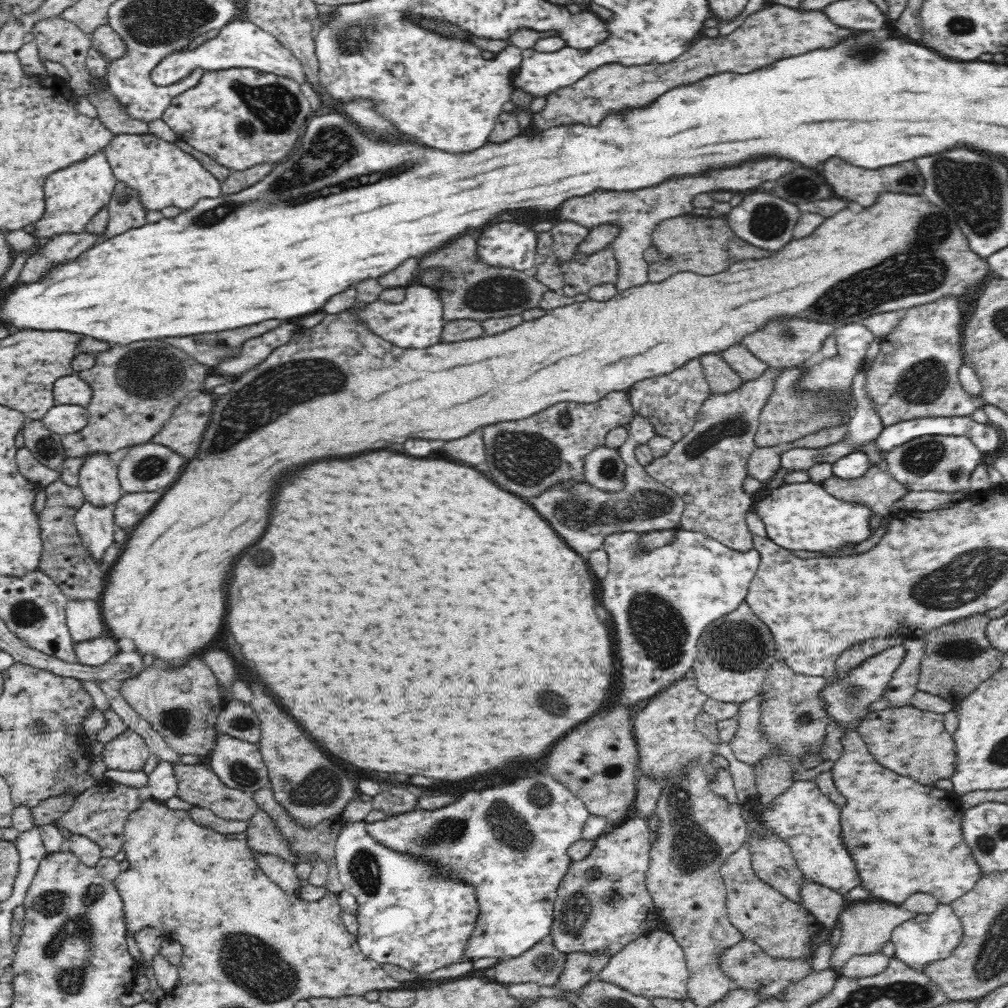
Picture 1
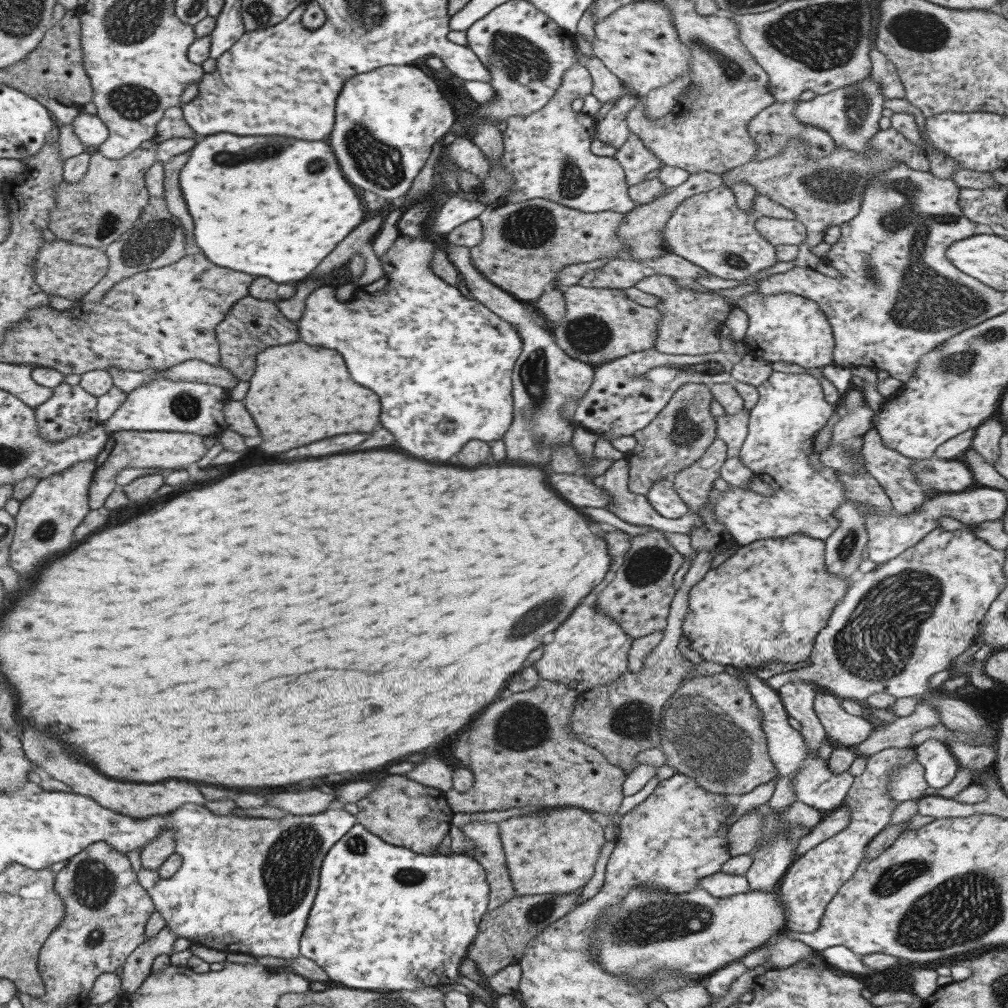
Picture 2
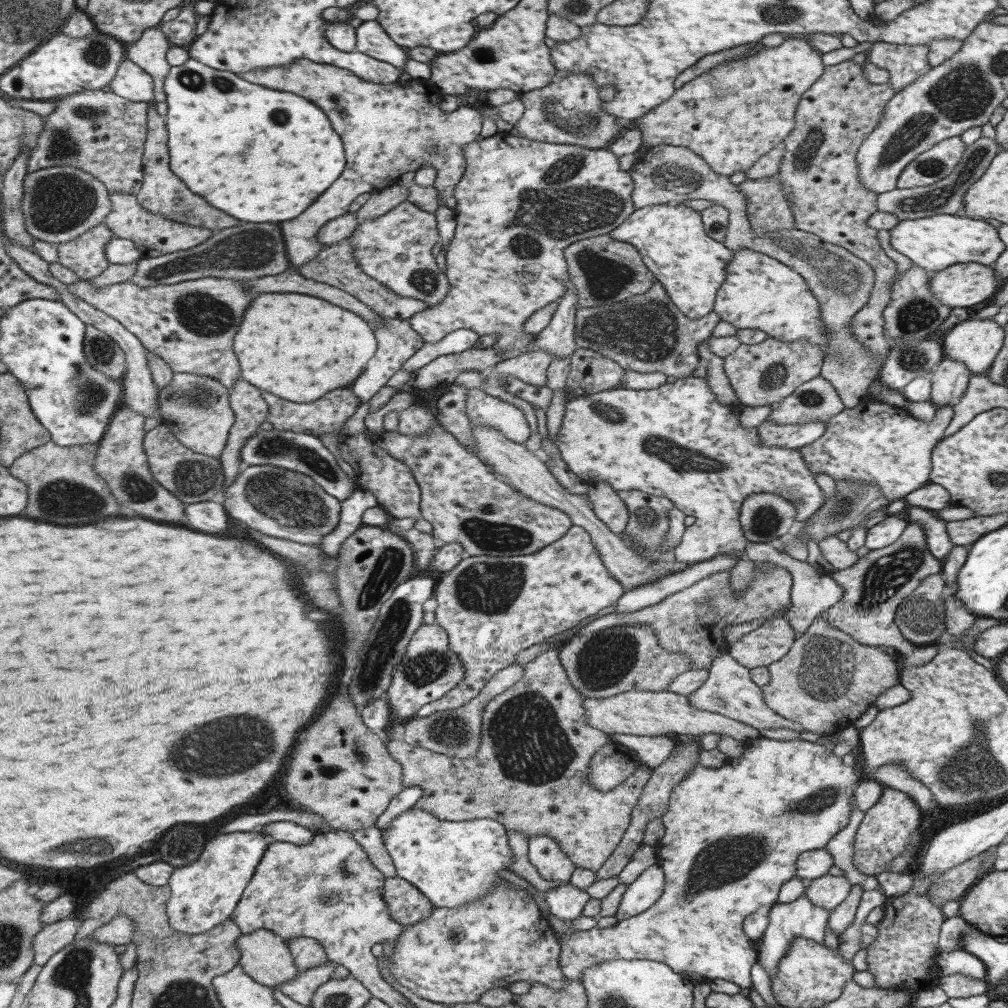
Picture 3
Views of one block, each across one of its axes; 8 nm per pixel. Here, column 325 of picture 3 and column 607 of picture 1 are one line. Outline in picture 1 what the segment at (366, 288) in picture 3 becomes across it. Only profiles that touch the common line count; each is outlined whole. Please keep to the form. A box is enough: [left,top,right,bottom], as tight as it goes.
[560,247,618,297]

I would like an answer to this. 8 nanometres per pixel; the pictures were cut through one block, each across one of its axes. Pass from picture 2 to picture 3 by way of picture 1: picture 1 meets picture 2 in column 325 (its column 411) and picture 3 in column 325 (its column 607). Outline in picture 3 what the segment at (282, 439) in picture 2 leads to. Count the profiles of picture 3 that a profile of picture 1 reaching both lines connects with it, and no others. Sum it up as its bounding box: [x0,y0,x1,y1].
[232,294,376,404]

